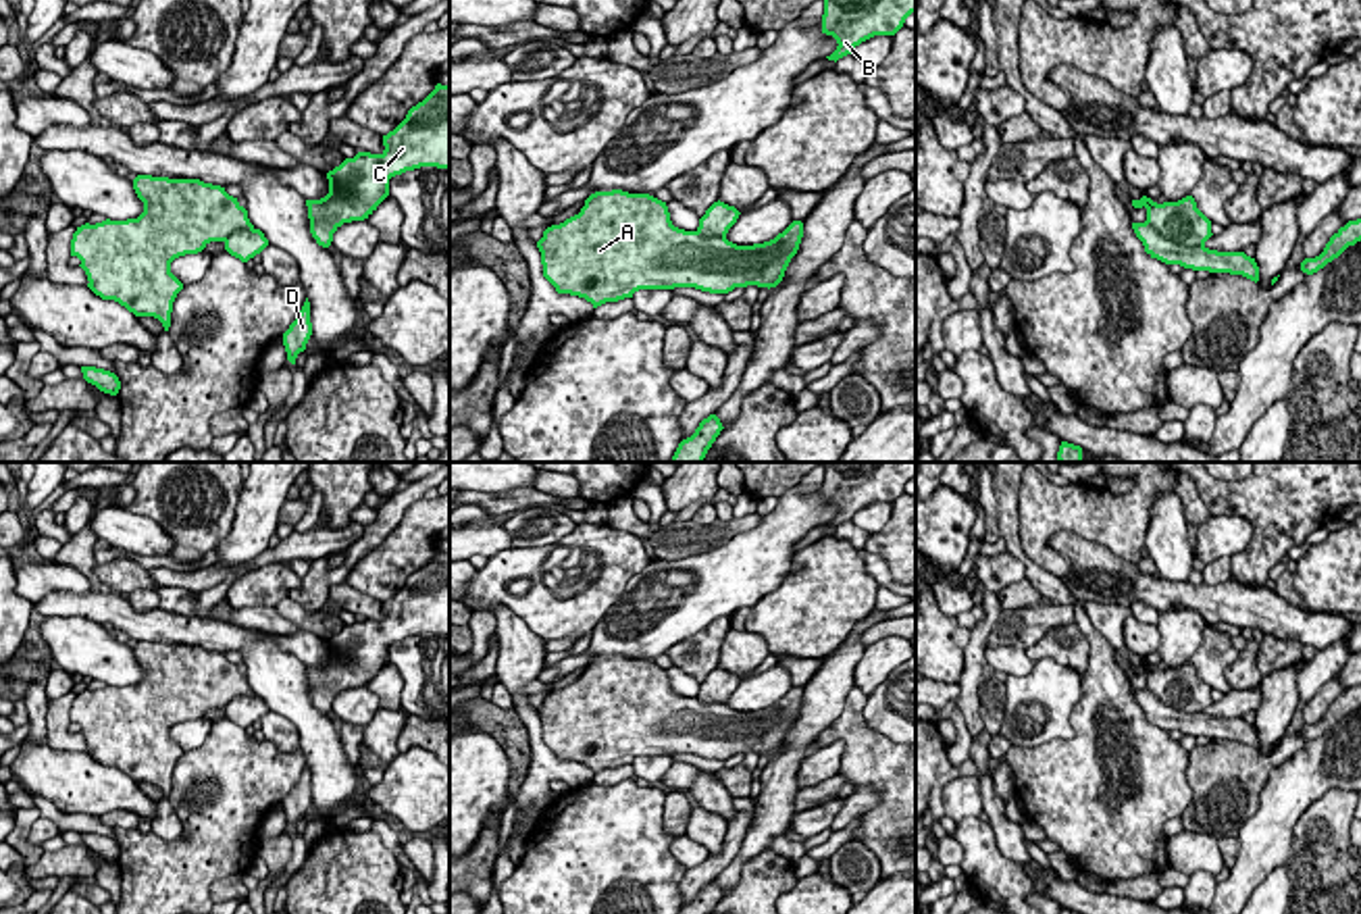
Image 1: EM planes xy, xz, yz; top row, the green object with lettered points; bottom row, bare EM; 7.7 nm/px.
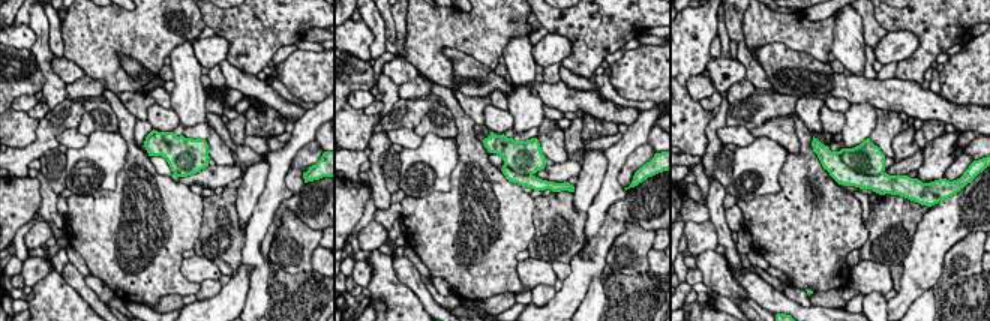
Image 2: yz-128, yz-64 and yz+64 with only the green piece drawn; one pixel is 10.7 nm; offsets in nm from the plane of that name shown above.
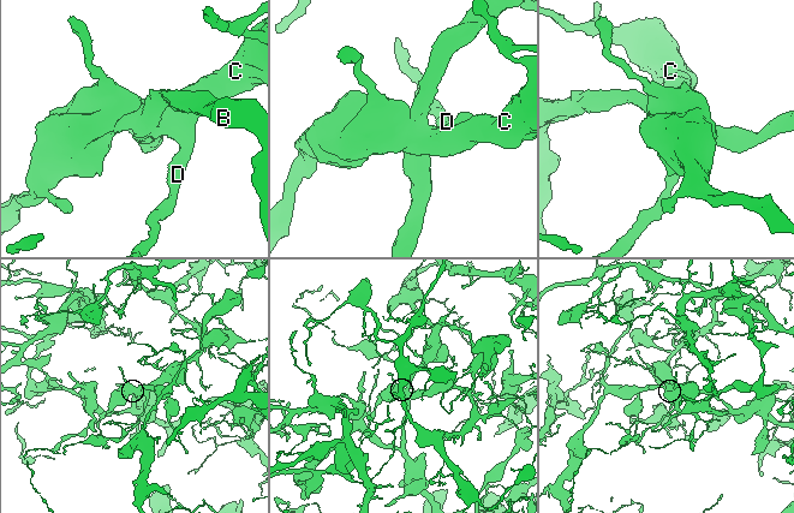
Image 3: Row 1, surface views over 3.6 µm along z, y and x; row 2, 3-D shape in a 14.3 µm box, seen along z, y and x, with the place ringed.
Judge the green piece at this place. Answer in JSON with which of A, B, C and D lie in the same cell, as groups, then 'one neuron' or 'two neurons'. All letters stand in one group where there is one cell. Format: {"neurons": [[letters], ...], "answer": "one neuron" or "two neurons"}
{"neurons": [["A", "B", "C", "D"]], "answer": "one neuron"}

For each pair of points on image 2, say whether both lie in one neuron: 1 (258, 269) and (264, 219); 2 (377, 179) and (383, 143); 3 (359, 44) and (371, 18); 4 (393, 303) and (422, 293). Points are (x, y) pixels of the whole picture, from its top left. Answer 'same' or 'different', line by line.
1: same
2: same
3: different
4: different

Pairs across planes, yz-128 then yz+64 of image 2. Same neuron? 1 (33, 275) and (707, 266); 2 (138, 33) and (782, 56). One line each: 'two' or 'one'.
1: two
2: two

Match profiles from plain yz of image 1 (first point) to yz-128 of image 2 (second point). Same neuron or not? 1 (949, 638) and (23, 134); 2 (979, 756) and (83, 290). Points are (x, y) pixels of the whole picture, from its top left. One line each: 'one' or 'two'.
1: one
2: one

